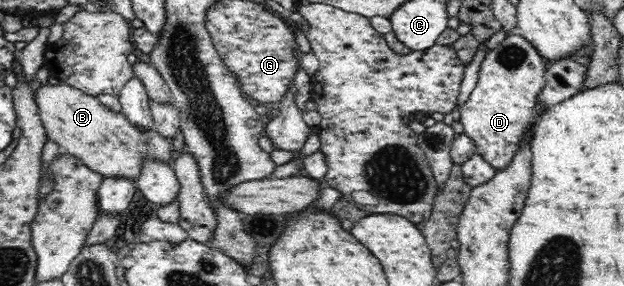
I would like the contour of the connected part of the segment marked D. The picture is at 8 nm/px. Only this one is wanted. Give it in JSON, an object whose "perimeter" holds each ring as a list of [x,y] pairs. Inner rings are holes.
{"perimeter":[[[512,31],[505,35],[504,40],[494,49],[490,50],[481,63],[479,78],[469,99],[459,107],[460,119],[464,127],[464,133],[474,140],[476,153],[480,154],[488,164],[494,167],[494,171],[505,168],[513,158],[519,143],[534,131],[543,113],[537,113],[537,95],[545,84],[543,73],[546,62],[541,53],[530,43],[522,33]]]}

